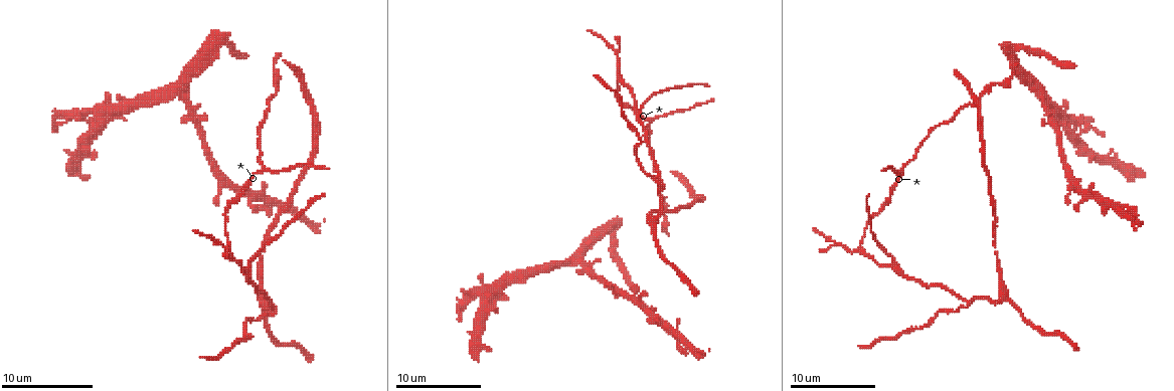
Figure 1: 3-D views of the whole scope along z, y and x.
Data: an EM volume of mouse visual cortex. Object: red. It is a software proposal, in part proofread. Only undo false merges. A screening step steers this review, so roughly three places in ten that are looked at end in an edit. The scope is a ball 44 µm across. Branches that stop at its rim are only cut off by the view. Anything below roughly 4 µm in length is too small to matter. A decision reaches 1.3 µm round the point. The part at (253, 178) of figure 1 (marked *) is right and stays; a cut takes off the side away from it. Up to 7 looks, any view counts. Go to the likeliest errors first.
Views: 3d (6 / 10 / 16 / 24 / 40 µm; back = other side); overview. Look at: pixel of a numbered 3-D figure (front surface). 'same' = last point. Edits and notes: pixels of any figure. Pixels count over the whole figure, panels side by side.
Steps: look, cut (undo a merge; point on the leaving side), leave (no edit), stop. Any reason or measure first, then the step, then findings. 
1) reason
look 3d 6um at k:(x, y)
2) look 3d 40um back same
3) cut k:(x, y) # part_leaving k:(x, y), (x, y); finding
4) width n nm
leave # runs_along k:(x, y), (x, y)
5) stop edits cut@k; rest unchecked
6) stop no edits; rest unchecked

arms part here
look 3d 10um at 1:(895, 261)

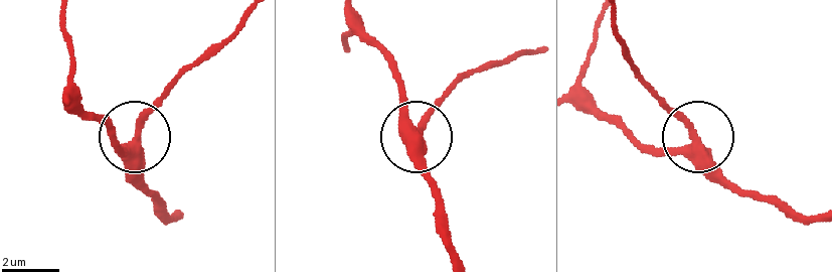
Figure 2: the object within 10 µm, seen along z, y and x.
leave # runs_along 2:(603, 17), (581, 89), (644, 144), (687, 144), (639, 77); one cell here

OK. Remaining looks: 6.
three arms meet
look 3d 6um at 1:(660, 187)

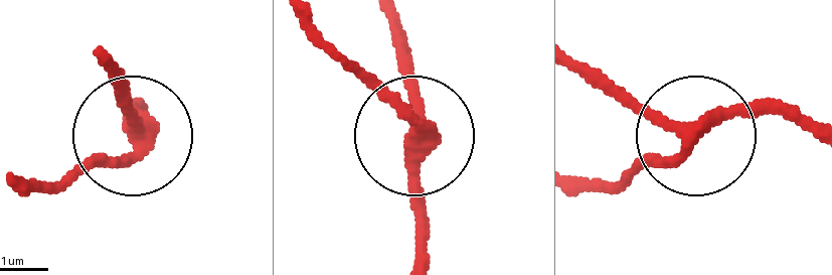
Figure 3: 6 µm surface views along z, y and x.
from behind
look 3d 6um back at 3:(140, 143)

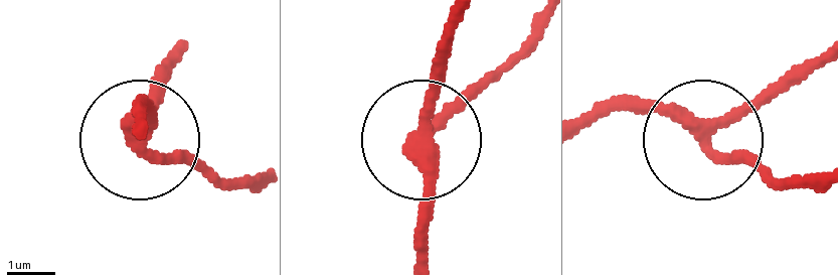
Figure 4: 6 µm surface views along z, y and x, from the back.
width 290 nm
leave # runs_along 4:(461, 22), (426, 139), (533, 38); continuous, no second cell

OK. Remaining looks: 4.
branch point
look 3d 10um at 1:(620, 78)

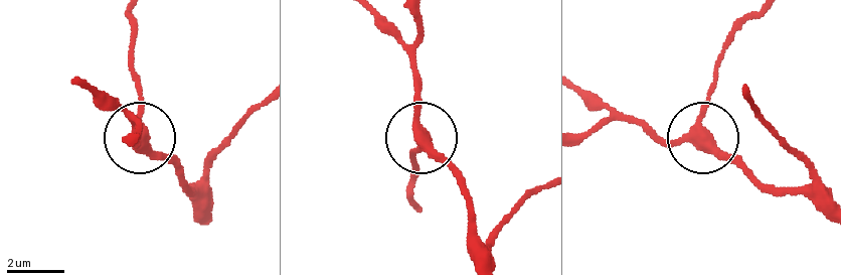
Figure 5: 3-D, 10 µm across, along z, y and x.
leave # runs_along 5:(414, 198), (419, 72); continuous, no second cell

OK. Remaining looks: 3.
stop no edits; rest unchecked

